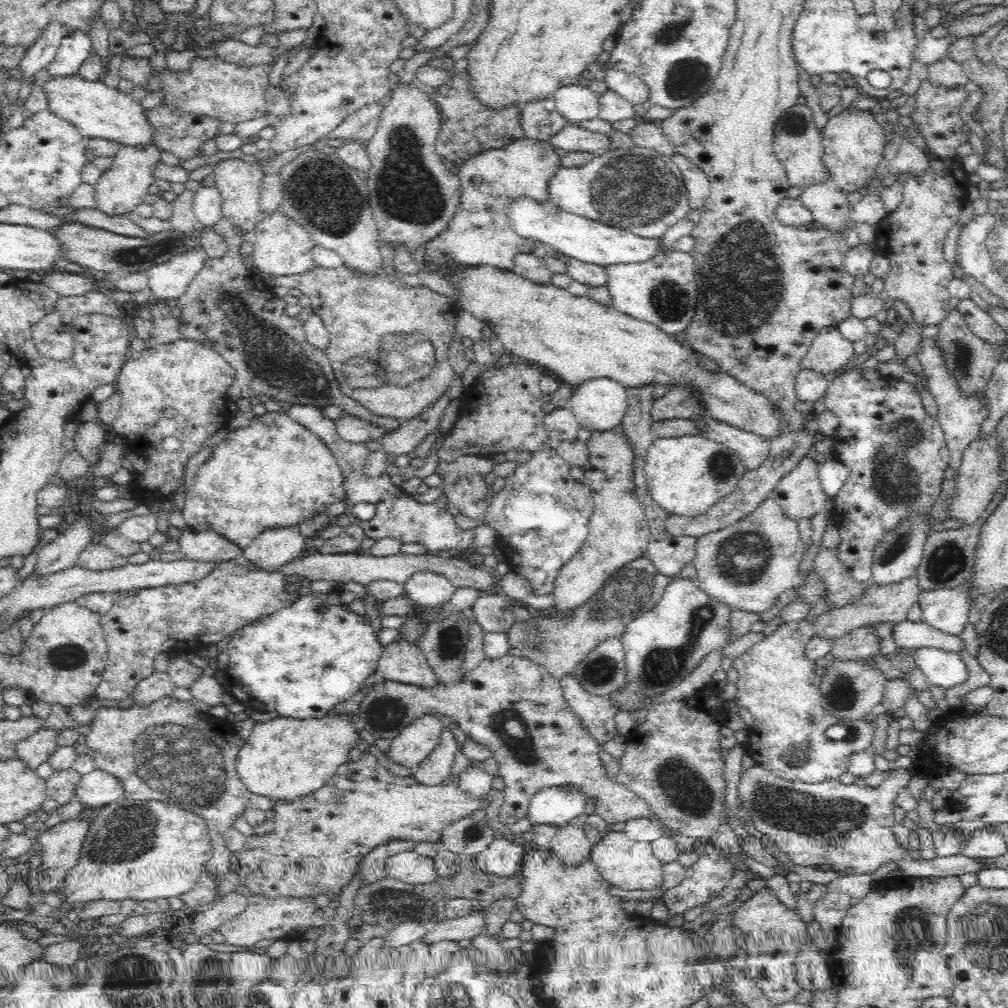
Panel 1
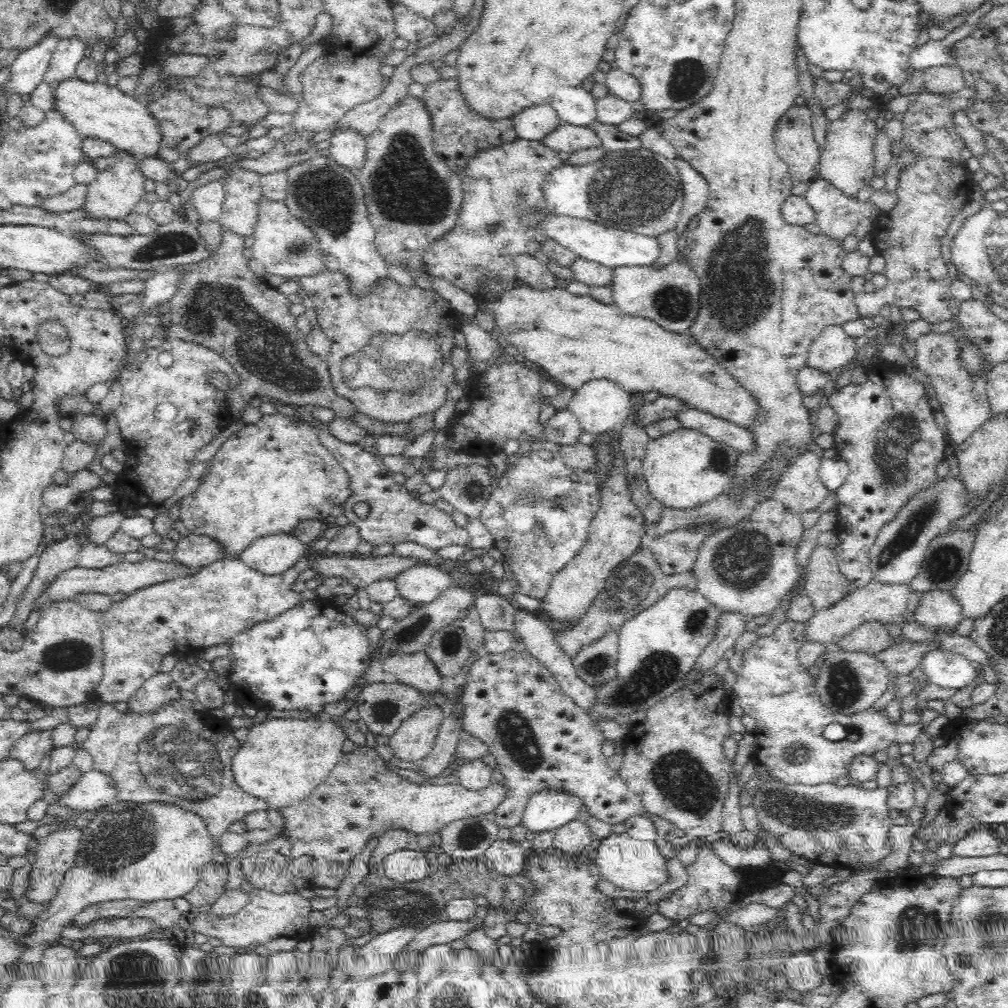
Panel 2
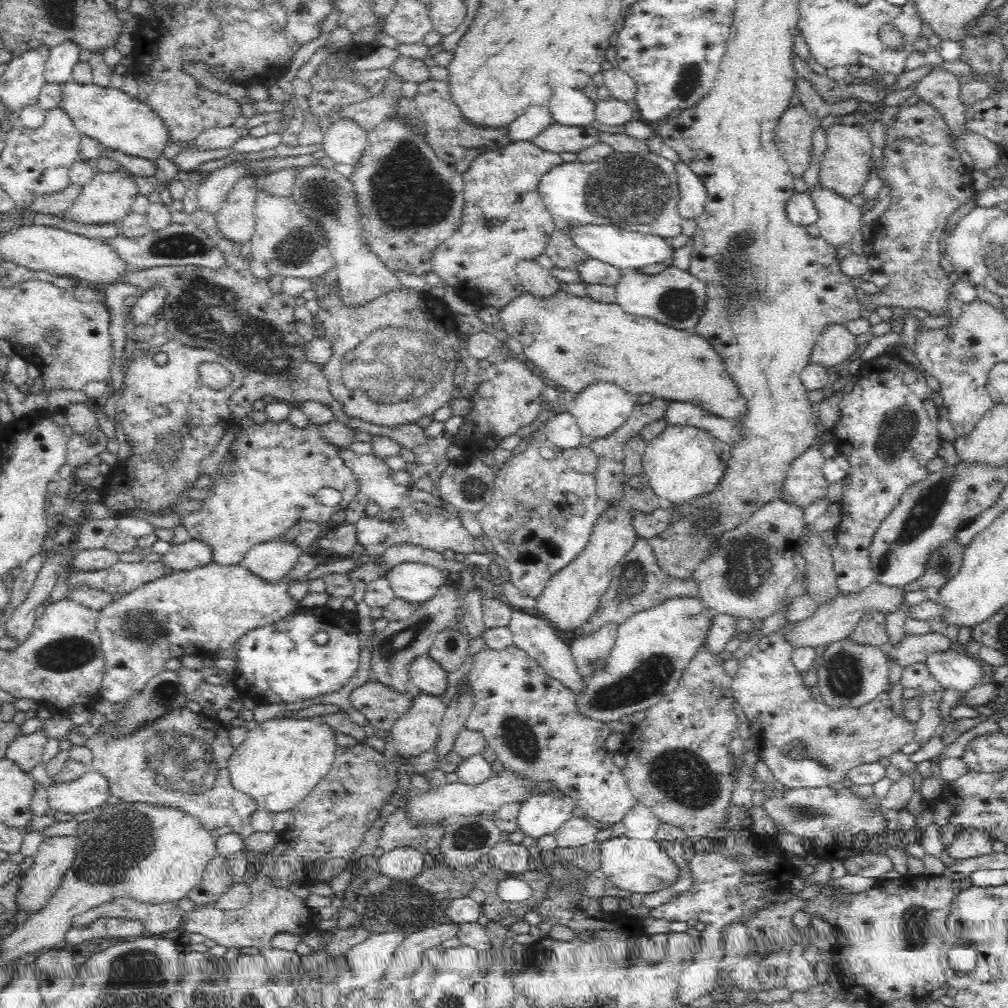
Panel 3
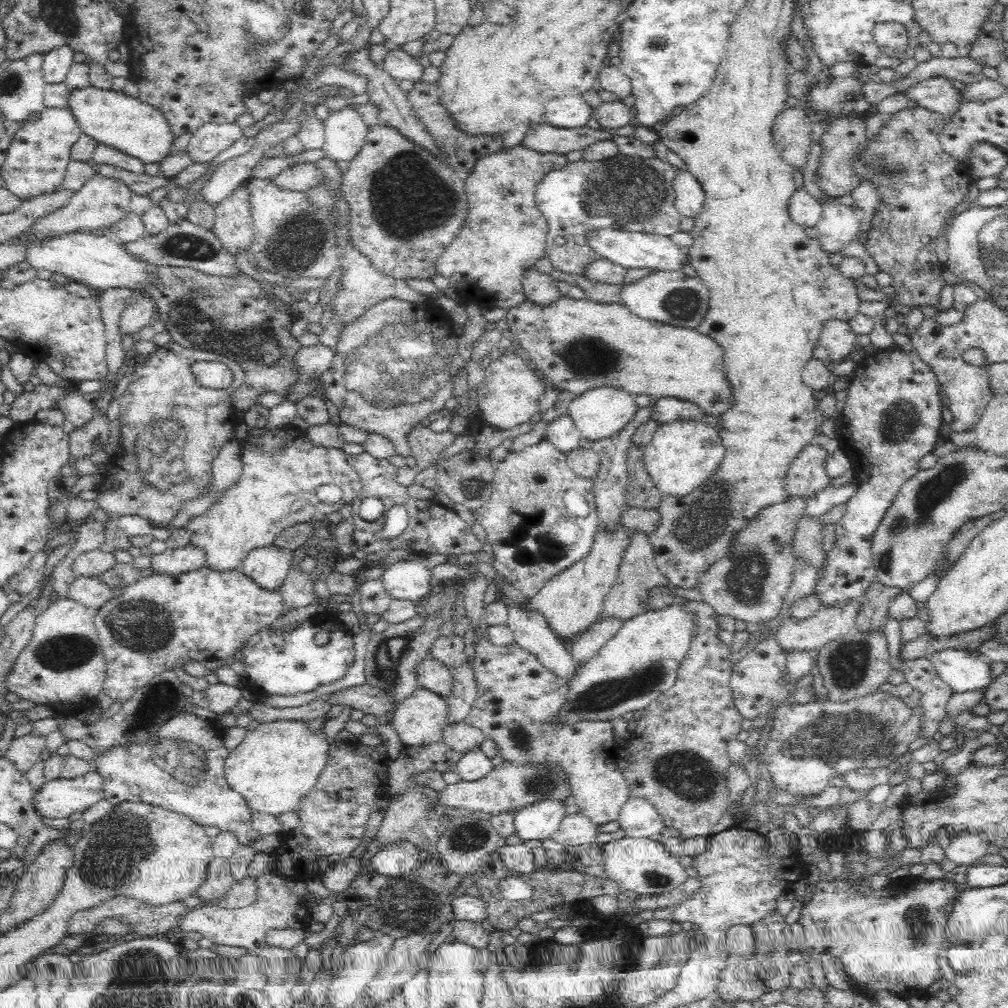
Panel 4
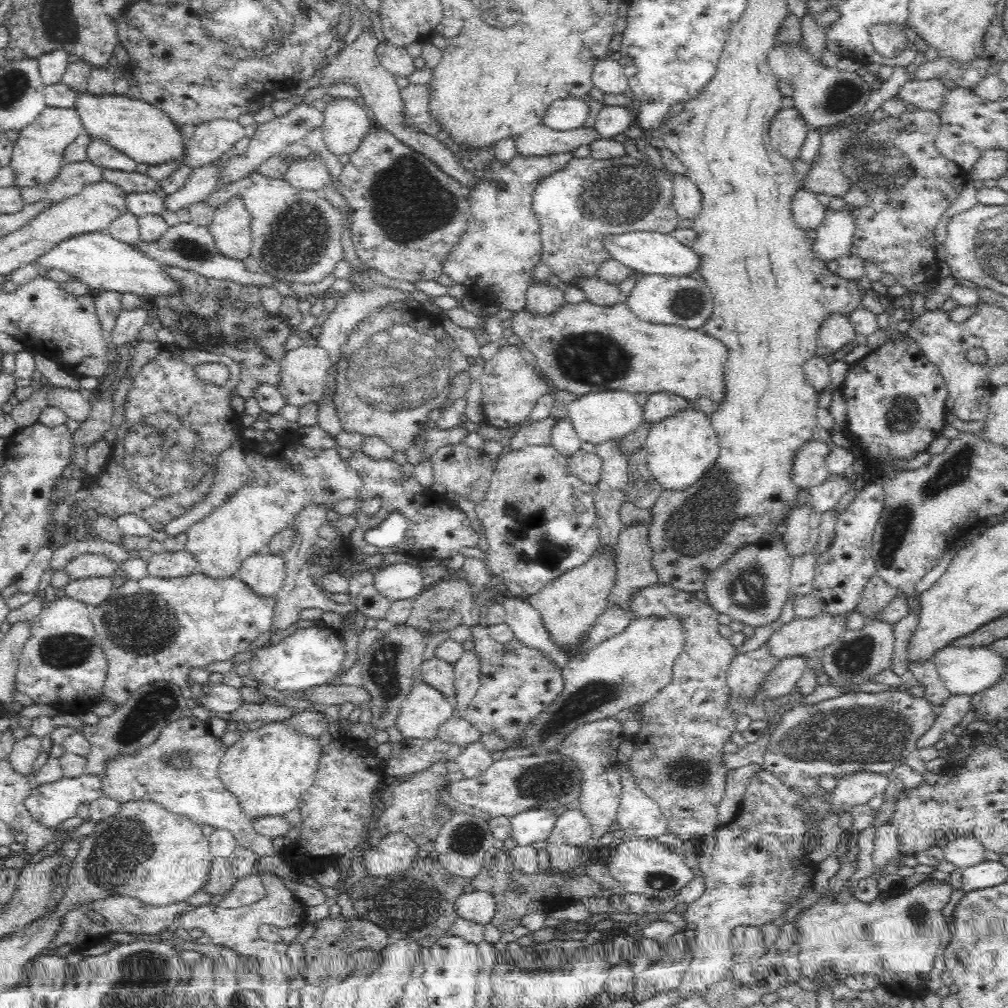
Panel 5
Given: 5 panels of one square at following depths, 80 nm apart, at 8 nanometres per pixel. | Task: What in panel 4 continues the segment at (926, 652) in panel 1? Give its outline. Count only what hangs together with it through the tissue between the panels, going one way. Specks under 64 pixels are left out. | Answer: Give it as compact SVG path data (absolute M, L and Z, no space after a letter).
M942 650L929 656L938 678L955 693L964 693L990 684L988 660L965 650Z

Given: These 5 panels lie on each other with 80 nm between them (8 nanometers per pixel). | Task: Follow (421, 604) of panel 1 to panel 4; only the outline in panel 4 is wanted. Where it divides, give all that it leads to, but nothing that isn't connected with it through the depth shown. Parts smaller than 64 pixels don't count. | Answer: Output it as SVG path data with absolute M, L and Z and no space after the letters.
M438 556L417 561L399 561L389 566L381 579L394 600L418 603L437 590L430 586L430 580L434 578L432 568L436 564L440 564Z

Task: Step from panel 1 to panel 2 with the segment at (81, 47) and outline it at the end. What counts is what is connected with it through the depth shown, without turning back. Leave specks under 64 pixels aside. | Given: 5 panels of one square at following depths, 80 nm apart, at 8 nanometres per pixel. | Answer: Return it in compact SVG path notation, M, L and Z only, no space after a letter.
M77 37L60 39L43 80L55 85L74 77L78 64L86 57L89 48L86 42Z

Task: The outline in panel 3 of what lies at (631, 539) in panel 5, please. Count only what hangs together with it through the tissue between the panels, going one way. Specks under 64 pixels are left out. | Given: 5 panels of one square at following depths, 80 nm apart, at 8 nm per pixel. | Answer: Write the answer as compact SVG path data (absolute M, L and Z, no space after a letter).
M636 539L632 550L629 550L624 558L617 562L613 568L612 578L608 588L604 590L604 594L598 600L596 610L590 614L590 618L586 620L582 633L576 635L580 638L584 635L600 630L605 624L614 623L621 625L627 618L642 610L648 610L660 602L664 602L666 598L674 598L674 596L699 596L697 582L694 578L672 578L668 576L656 562L653 548L649 545L649 541L645 539Z

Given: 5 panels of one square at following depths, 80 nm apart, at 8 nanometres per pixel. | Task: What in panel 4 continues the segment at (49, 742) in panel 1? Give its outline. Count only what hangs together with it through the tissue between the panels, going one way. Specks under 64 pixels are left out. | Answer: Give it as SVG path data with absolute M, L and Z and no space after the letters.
M33 732L26 733L20 738L14 738L4 752L4 757L10 759L20 772L28 772L45 748L45 737Z

